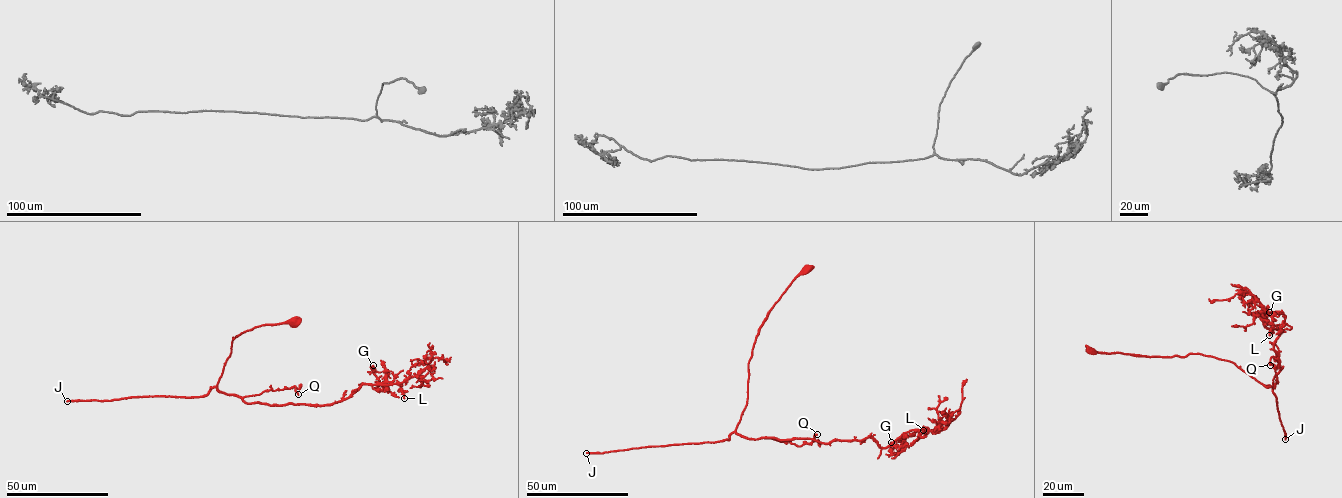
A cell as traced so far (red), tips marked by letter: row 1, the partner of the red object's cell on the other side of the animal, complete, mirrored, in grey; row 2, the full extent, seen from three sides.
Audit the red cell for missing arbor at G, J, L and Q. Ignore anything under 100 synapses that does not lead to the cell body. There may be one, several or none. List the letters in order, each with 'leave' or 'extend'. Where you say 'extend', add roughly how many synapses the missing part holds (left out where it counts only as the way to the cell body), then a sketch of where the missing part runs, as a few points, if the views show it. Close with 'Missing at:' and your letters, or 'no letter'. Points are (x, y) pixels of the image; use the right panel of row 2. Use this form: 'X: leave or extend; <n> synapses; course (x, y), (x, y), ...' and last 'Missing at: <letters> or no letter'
G: leave
J: extend; 1000 synapses
L: leave
Q: leave
Missing at: J

